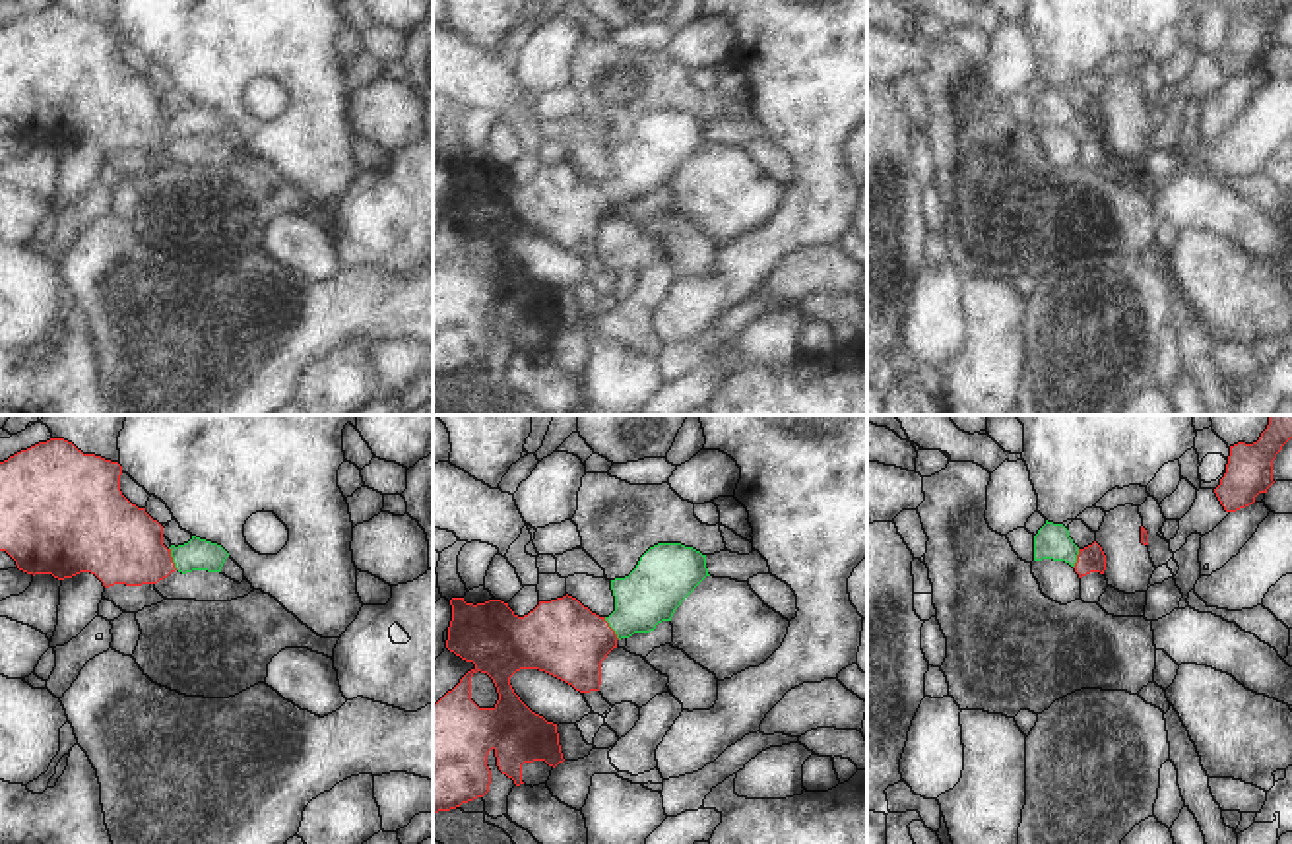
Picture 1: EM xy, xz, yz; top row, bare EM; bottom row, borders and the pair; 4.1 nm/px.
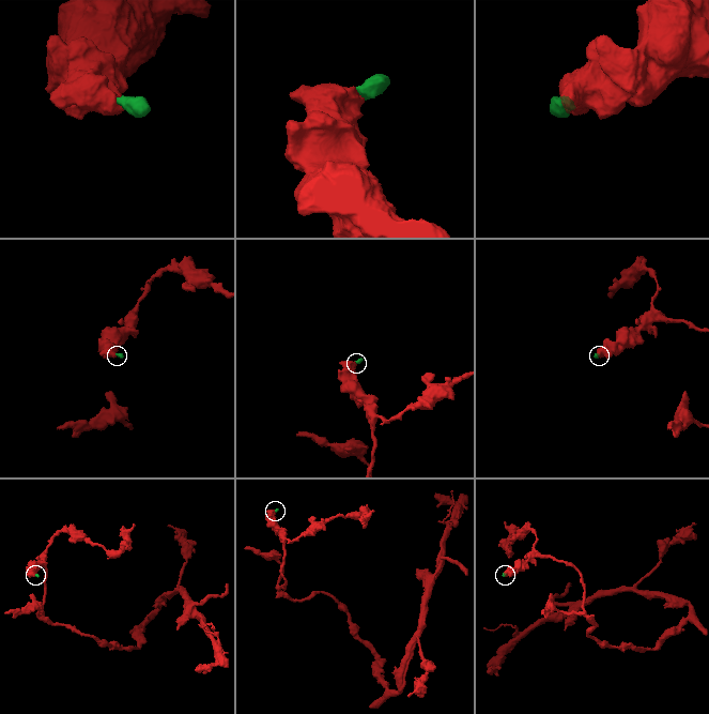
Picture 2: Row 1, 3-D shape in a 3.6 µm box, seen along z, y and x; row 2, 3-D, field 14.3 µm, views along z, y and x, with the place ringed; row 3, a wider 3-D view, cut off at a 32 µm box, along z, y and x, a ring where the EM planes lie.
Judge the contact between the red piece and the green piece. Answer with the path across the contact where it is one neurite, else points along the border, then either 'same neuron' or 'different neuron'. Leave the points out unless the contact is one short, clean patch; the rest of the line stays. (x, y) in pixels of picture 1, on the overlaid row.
across xz (561, 637), (596, 637), (612, 629), (650, 594) | same neuron

